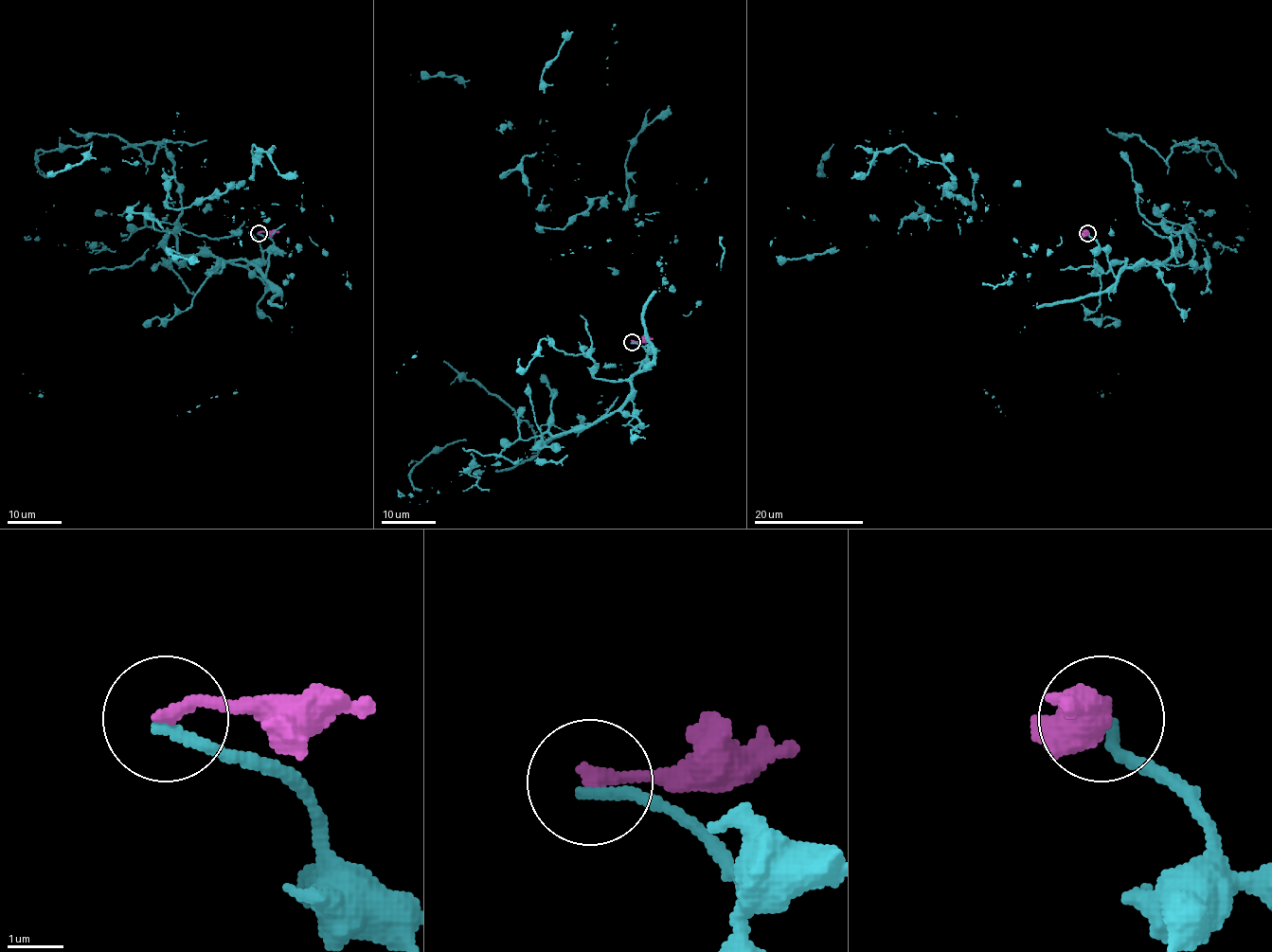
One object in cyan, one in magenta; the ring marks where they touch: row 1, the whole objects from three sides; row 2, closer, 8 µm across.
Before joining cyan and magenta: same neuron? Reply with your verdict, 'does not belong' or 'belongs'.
does not belong

